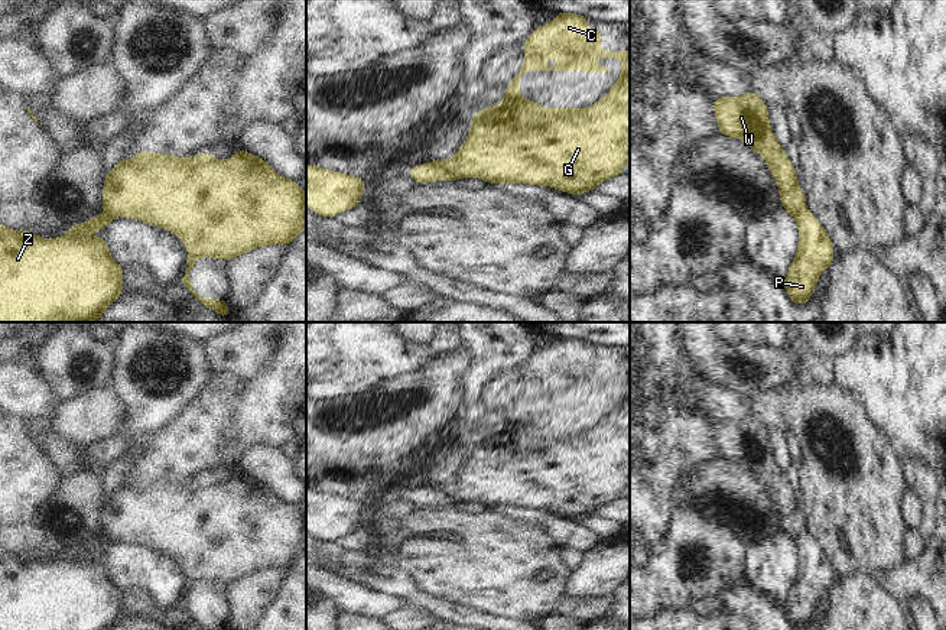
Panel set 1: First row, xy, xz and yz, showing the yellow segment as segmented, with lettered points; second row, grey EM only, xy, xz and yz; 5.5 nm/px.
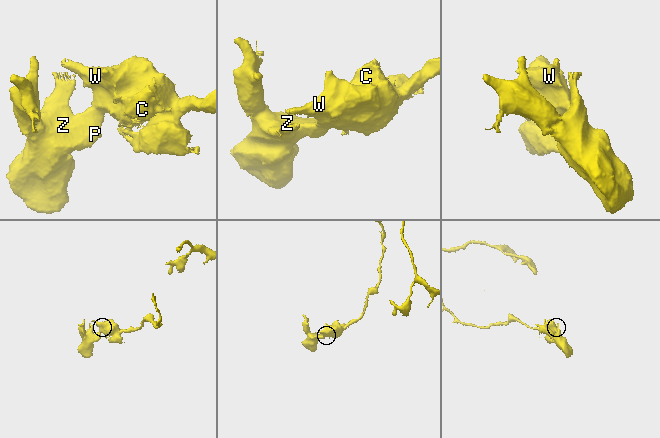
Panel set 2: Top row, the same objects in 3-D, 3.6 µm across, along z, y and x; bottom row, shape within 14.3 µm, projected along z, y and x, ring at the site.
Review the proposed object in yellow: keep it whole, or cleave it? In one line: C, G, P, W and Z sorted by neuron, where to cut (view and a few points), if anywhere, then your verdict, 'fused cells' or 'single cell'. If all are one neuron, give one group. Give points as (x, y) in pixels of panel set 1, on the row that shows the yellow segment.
C G W / P Z | xz (431, 162), (444, 168), (452, 179) | fused cells

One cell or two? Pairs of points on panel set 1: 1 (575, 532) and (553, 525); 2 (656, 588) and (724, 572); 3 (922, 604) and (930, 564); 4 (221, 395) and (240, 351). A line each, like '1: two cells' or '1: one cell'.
1: one cell
2: one cell
3: two cells
4: two cells

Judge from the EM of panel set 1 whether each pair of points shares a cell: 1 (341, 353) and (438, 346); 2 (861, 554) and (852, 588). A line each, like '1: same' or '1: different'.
1: same
2: different

